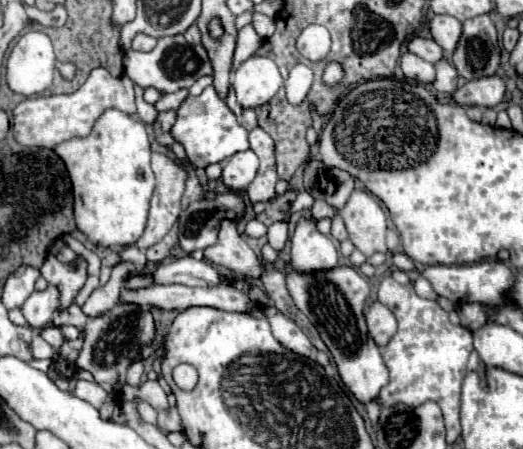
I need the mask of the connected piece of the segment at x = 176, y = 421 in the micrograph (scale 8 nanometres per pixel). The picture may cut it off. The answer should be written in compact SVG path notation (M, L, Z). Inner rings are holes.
M167 408L159 412L159 428L167 432L181 432L181 418L177 414L177 408Z

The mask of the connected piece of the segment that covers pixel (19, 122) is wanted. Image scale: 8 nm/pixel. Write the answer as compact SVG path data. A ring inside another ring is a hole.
M99 66L99 68L93 68L87 80L71 94L37 96L17 104L17 108L13 110L13 134L21 146L55 148L57 144L65 140L89 136L97 118L109 108L117 108L129 116L137 112L133 82L125 74L115 78L105 68Z

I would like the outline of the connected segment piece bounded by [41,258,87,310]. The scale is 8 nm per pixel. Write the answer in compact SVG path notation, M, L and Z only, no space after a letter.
M79 258L75 266L67 266L67 264L61 264L59 260L45 260L45 264L41 266L41 274L51 286L57 286L59 310L65 310L75 302L75 296L85 286L87 262Z

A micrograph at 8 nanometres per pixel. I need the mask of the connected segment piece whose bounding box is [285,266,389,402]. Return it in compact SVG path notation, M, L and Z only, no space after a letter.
M291 266L287 272L287 288L295 302L295 306L311 320L311 324L319 330L323 342L331 350L339 376L345 386L355 394L361 402L371 402L379 396L379 390L389 382L387 368L381 360L379 346L367 332L363 306L369 296L369 282L351 266L337 266L331 270L317 272L295 272Z

